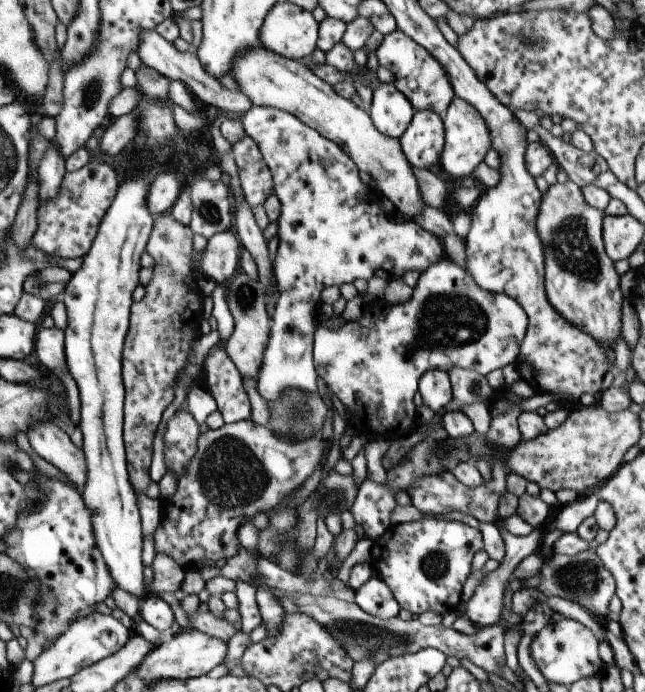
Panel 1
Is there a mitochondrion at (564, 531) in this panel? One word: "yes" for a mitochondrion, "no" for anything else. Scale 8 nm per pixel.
no

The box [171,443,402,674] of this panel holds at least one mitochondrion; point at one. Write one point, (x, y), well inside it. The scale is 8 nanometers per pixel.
(334, 497)

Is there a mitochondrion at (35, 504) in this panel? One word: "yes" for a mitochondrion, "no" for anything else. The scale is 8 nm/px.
no

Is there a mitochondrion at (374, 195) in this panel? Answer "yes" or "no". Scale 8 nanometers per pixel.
no

